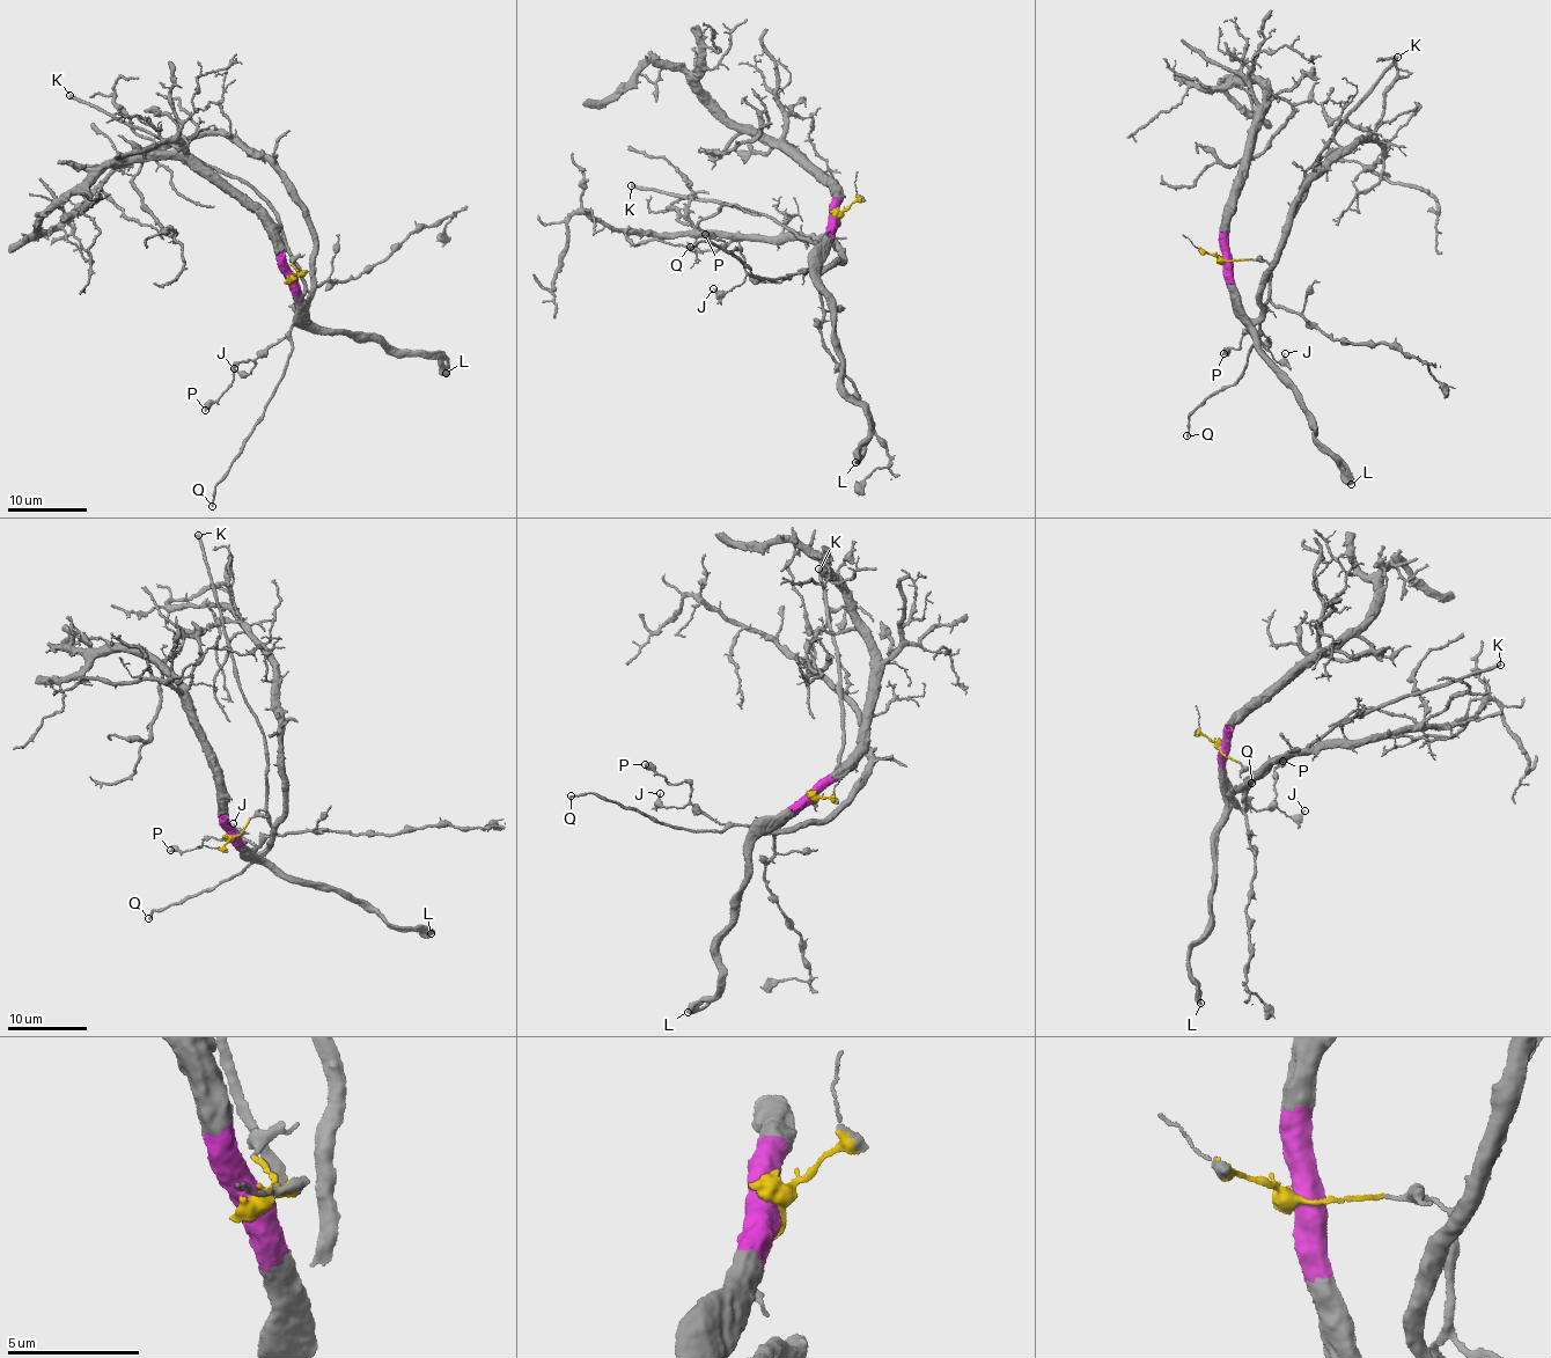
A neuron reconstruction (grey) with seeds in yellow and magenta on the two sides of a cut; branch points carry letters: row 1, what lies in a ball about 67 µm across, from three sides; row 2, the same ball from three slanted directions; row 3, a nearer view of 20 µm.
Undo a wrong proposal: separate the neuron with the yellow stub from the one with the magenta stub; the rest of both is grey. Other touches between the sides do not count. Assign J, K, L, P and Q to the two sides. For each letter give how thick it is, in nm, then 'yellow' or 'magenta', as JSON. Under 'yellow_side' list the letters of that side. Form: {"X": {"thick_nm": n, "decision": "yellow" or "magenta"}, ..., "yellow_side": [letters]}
{"J": {"thick_nm": 170, "decision": "yellow"}, "K": {"thick_nm": 340, "decision": "yellow"}, "L": {"thick_nm": 600, "decision": "magenta"}, "P": {"thick_nm": 550, "decision": "yellow"}, "Q": {"thick_nm": 150, "decision": "yellow"}, "yellow_side": ["J", "K", "P", "Q"]}

